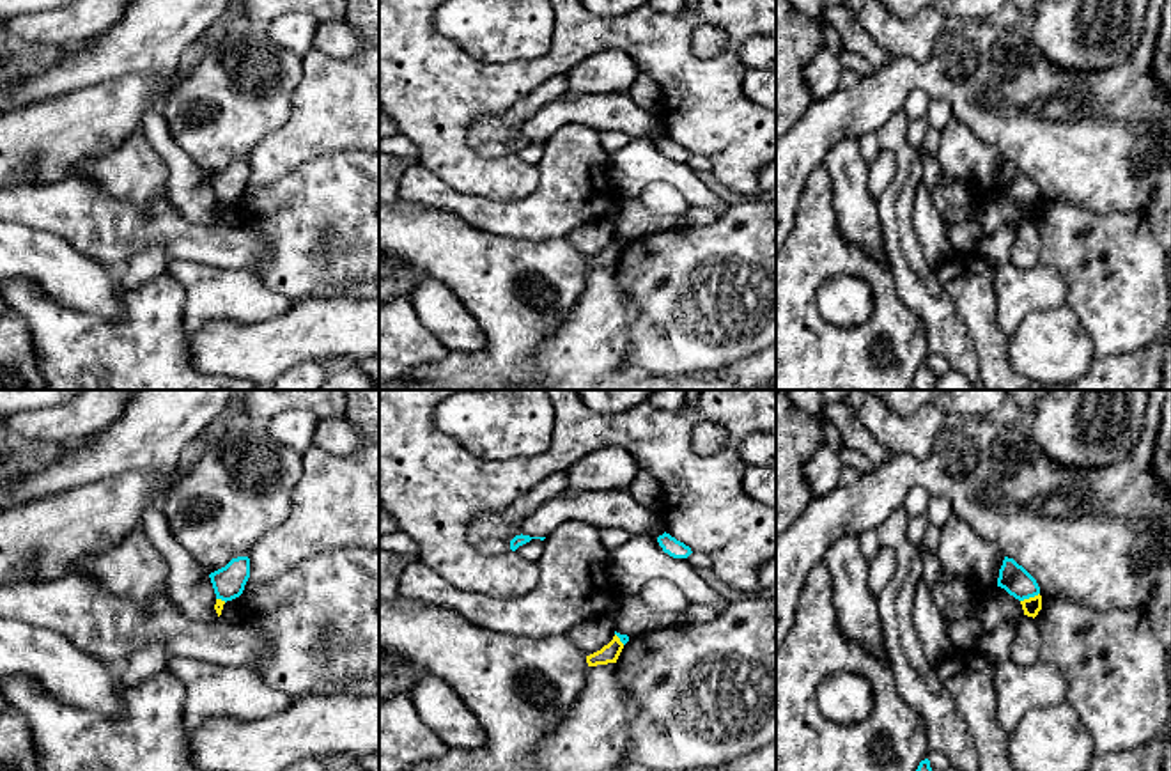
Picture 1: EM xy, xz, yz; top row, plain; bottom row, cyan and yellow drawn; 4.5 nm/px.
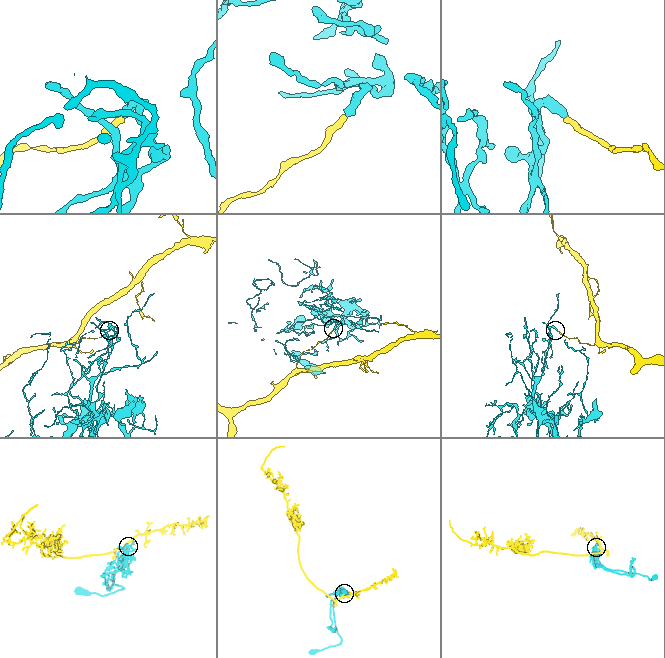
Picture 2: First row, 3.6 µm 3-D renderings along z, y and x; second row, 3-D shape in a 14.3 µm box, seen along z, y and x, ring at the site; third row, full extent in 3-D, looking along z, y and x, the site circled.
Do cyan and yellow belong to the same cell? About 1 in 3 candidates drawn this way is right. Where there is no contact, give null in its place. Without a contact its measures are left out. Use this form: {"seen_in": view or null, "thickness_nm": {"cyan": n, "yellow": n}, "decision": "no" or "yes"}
{"seen_in": "yz", "thickness_nm": {"cyan": 140, "yellow": 80}, "decision": "no"}

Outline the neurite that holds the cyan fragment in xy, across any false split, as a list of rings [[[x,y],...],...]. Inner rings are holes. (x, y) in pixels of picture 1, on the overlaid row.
[[[232,558],[225,567],[209,574],[216,599],[232,601],[239,597],[250,578],[250,558]]]

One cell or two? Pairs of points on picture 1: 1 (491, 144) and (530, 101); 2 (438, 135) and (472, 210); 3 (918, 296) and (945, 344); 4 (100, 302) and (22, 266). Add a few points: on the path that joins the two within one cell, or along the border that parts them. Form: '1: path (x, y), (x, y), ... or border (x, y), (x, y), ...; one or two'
1: path (498, 133), (519, 112); one
2: border (429, 171), (465, 194), (505, 202); two
3: path (930, 309), (939, 318), (945, 332); one
4: path (80, 284), (54, 266), (41, 266); one

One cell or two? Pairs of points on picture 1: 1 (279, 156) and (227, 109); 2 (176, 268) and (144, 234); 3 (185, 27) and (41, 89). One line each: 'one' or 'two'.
1: two
2: two
3: one

